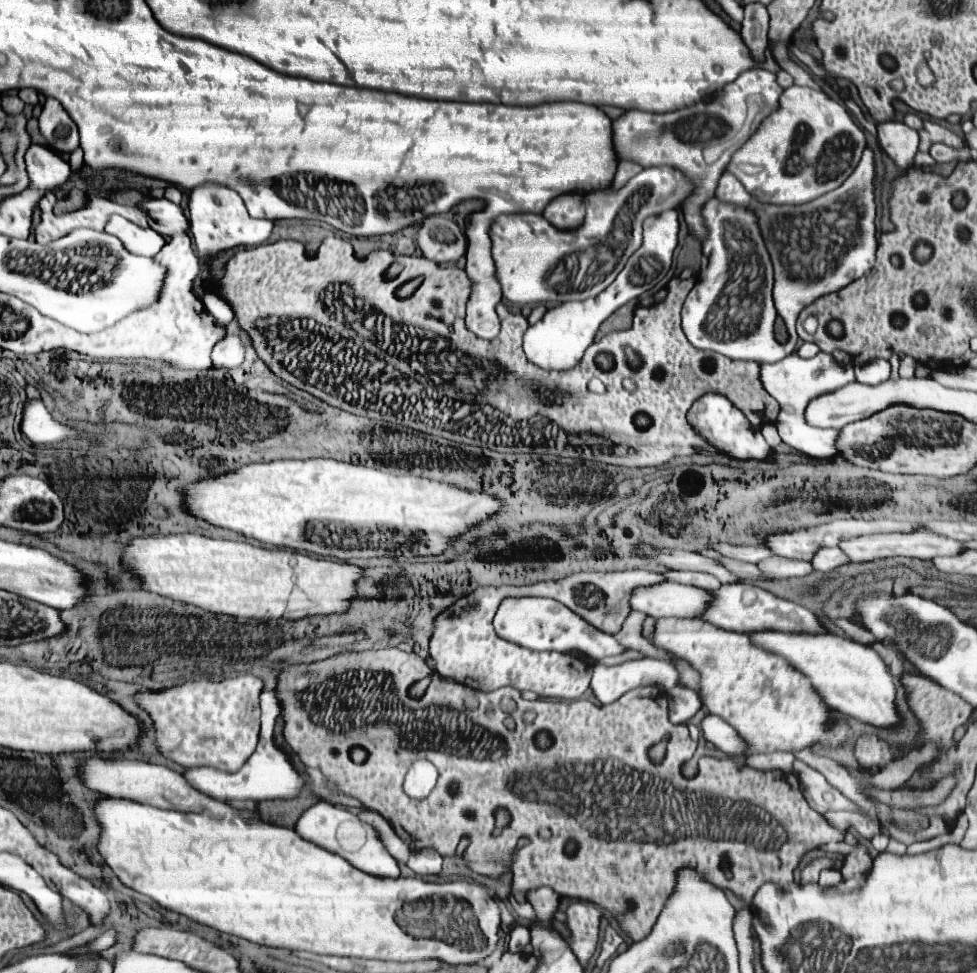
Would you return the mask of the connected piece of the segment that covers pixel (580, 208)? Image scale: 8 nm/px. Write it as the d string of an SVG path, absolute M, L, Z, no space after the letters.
M566 194L552 200L546 210L544 218L558 230L574 230L584 222L584 202L580 194Z

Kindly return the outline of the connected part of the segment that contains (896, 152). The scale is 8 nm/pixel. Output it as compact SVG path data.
M882 122L878 124L880 148L900 166L914 166L914 156L918 152L918 132L902 122Z

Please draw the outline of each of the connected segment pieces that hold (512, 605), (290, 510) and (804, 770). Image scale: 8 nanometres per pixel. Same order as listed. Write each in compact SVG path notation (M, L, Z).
M506 598L496 616L494 630L500 638L514 642L528 650L556 650L556 652L580 652L592 660L602 660L604 656L620 654L624 648L606 632L584 622L578 614L568 610L550 598Z
M310 458L248 464L230 474L194 482L186 488L186 508L192 516L198 516L212 526L240 532L264 544L326 558L352 560L372 556L440 556L458 536L466 534L474 526L480 526L494 514L500 514L504 510L504 502L496 496L472 490L468 492L446 482L418 476L394 476L376 468L332 458Z
M794 760L792 768L794 768L792 772L800 780L800 788L806 802L816 812L826 814L830 810L854 810L854 804L848 798L844 798L836 788L832 788L820 772L816 772L814 768L800 760Z

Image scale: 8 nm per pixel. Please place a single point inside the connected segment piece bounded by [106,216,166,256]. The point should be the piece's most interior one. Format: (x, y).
(145, 241)

